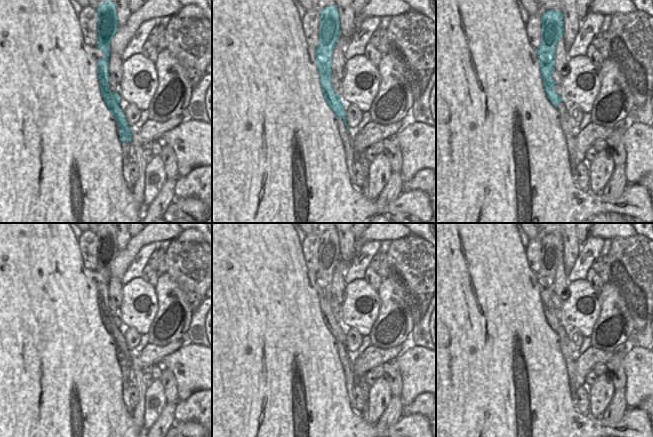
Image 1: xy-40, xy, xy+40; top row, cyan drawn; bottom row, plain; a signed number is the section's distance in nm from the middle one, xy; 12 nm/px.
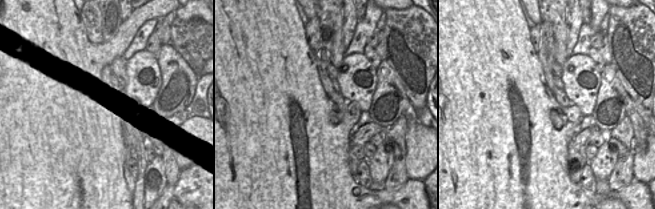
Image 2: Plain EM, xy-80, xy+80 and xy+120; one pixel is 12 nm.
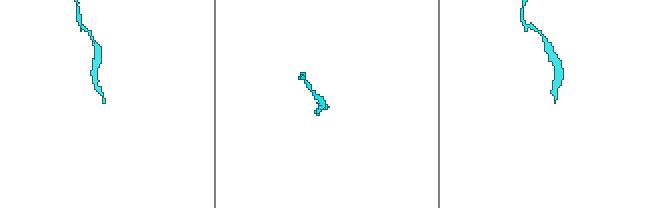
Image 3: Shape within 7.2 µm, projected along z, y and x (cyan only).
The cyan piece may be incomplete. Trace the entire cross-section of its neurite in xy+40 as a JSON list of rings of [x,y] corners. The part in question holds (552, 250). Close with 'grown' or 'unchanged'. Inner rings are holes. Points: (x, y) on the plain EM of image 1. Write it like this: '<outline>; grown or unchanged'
[[[548,234],[541,239],[541,268],[536,274],[545,318],[555,332],[564,323],[555,315],[552,295],[555,294],[556,269],[564,259],[563,237],[560,234]]]; unchanged

